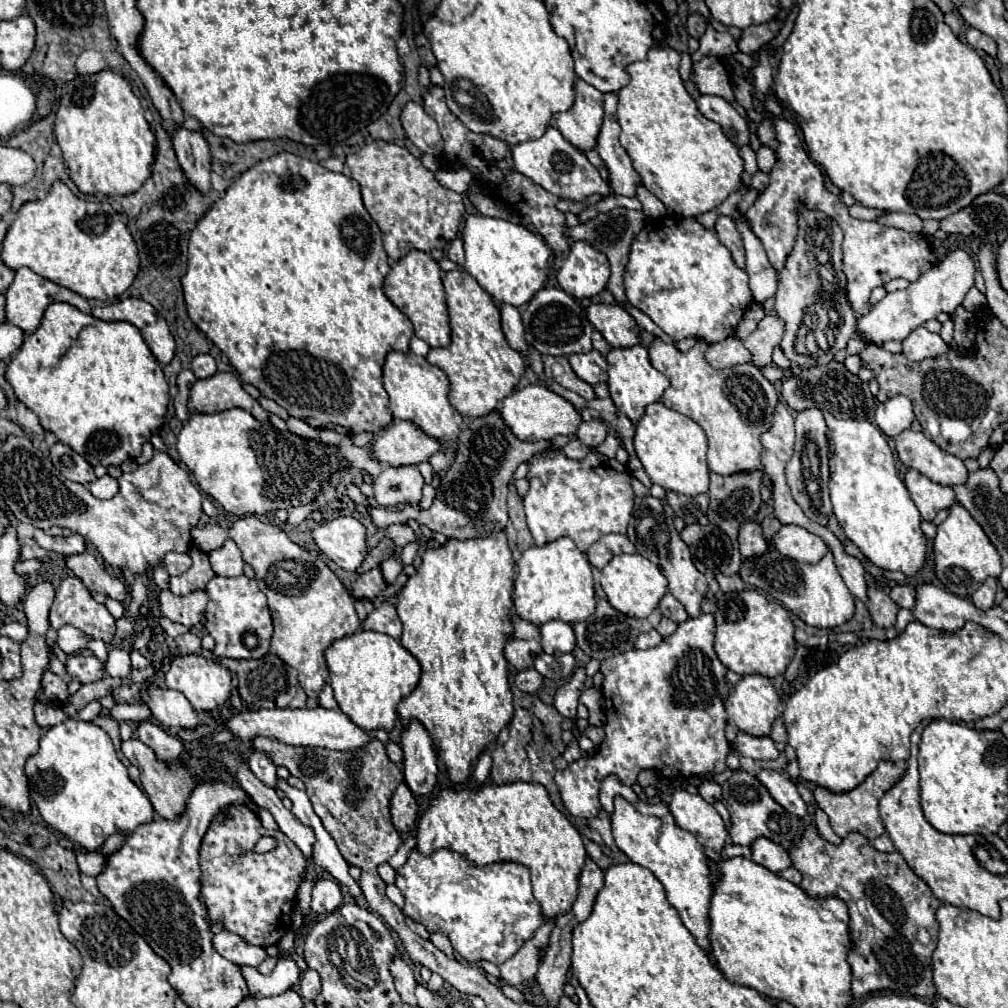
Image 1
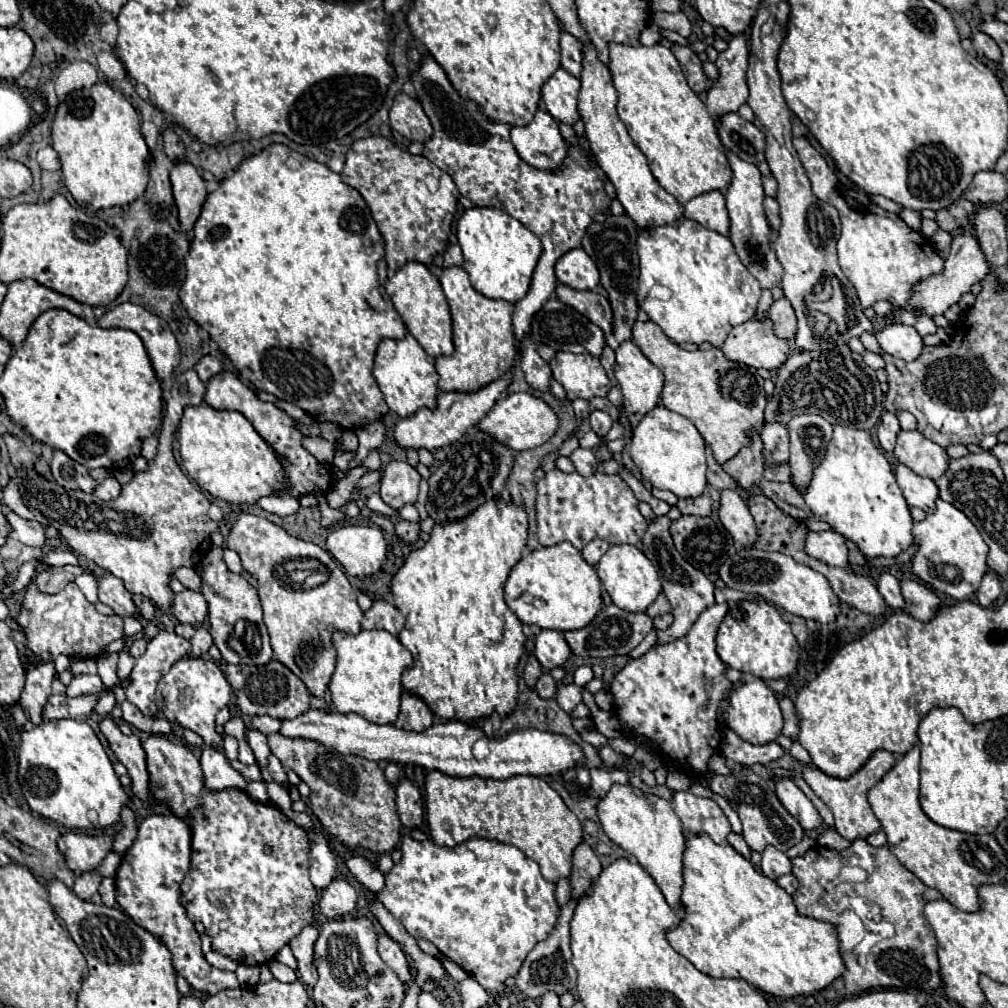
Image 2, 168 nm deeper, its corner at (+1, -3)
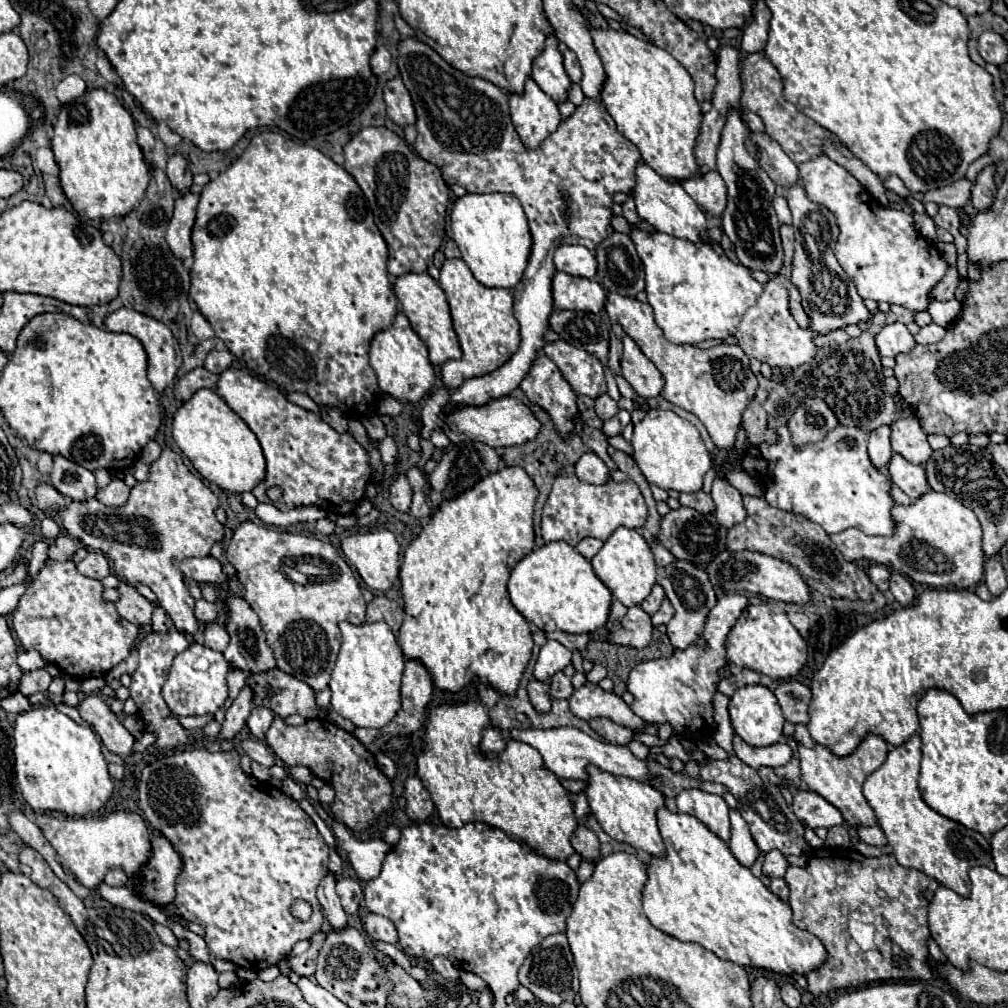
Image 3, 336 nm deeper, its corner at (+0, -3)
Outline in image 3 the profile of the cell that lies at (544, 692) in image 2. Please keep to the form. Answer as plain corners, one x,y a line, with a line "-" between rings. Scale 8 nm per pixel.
558,672
550,684
550,696
552,698
570,698
572,692
574,692
574,688
572,688
570,678
564,672

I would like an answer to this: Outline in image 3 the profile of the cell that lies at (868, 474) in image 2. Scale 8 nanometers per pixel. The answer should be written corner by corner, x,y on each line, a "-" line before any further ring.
838,424
832,432
826,434
824,440
814,442
814,444
804,444
802,448
794,446
788,426
776,428
776,436
778,436
776,444
762,442
758,446
760,456
768,464
772,464
766,484
764,484
764,498
768,504
772,504
774,508
792,512
792,514
800,514
820,524
828,534
838,534
852,526
872,536
890,536
894,532
894,524
890,516
890,510
894,504
894,500
890,498
890,480
878,468
872,468
872,462
868,460
868,448
866,448
868,432
856,426

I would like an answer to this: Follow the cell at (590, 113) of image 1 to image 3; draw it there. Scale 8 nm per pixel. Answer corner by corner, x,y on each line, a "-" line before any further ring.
554,32
546,36
546,48
532,62
532,78
544,92
554,98
554,102
564,102
568,98
566,90
572,82
564,72
562,54
558,50
558,38
554,36

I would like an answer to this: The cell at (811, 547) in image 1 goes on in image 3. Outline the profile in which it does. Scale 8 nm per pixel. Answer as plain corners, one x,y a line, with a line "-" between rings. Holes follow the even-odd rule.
928,490
910,506
894,504
892,520
892,536
868,536
858,528
848,528
840,534
834,534
832,542
836,548
840,548
846,560
854,562
866,558
930,588
974,588
982,580
982,528
970,508
950,498
948,494
-
936,550
940,550
944,556
936,556

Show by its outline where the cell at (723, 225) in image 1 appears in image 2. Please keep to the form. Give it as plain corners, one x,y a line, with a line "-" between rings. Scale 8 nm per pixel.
707,192
703,196
695,196
683,206
683,216
689,220
699,222
707,230
713,230
717,234
729,236
729,220
727,220
727,208
725,208
725,196
721,192

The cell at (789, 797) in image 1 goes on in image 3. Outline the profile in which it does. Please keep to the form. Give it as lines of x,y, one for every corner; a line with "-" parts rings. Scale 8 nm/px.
812,790
794,792
792,810
796,812
798,820
810,828
826,828
828,830
832,826
844,824
842,812

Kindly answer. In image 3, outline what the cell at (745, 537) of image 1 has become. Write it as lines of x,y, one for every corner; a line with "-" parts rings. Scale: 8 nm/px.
716,478
712,484
712,500
716,504
716,520
730,528
732,524
740,524
746,516
742,506
742,494
724,478

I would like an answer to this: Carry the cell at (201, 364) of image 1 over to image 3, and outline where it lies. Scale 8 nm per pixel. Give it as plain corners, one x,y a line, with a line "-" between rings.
212,350
212,352
208,352
208,356
206,356
206,362
204,362
204,368
208,368
210,372
224,372
226,368
230,368
230,364
232,364
232,354
228,352
228,350
222,350
222,352
218,352
218,350

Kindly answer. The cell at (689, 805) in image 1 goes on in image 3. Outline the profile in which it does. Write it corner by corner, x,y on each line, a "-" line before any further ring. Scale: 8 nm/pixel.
700,788
682,790
676,796
678,812
692,814
700,822
704,822
716,836
724,842
730,840
730,820
728,820
728,806
722,796
704,792

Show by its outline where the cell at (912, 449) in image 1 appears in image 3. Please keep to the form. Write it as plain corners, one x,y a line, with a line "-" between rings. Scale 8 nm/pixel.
916,416
894,420
890,430
890,444
896,454
902,454
914,464
926,464
926,460
932,456
932,448

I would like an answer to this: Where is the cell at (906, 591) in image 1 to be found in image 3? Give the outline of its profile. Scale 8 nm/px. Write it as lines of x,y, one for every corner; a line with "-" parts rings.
872,564
870,570
868,570
868,576
870,576
870,582
880,590
880,592
886,592
888,590
888,568
880,566
880,564

